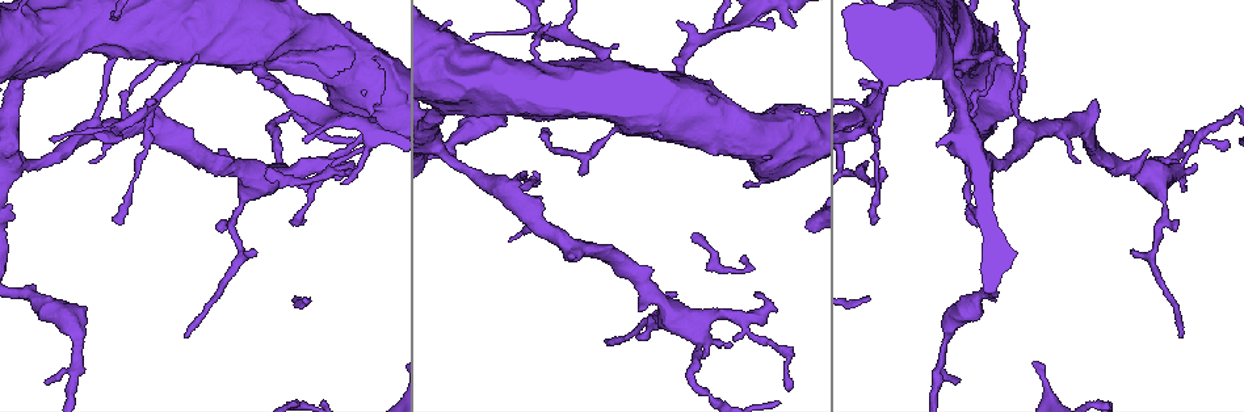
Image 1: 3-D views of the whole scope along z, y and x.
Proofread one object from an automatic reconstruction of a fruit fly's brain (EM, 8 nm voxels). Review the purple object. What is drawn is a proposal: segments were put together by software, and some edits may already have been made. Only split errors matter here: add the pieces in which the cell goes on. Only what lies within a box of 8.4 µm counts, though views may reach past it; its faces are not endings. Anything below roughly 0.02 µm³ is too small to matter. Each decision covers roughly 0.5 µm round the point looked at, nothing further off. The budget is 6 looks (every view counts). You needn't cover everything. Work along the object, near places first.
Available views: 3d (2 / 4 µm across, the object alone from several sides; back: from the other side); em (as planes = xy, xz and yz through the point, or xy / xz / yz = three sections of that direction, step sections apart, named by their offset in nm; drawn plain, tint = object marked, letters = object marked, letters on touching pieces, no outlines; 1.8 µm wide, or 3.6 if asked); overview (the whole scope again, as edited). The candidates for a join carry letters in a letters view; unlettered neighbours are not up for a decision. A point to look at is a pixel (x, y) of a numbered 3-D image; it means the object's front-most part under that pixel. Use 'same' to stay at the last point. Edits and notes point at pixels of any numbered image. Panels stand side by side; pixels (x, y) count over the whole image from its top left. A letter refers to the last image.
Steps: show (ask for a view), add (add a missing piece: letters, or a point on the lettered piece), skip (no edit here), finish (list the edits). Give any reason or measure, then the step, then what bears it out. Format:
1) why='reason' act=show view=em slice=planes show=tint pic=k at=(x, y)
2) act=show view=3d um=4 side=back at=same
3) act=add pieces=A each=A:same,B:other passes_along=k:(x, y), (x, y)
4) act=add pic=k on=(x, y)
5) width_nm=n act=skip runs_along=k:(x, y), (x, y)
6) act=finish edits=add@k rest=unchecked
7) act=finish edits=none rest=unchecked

why='thin end' act=show view=em slice=xz step=8 show=letters pic=1 at=(218, 229)

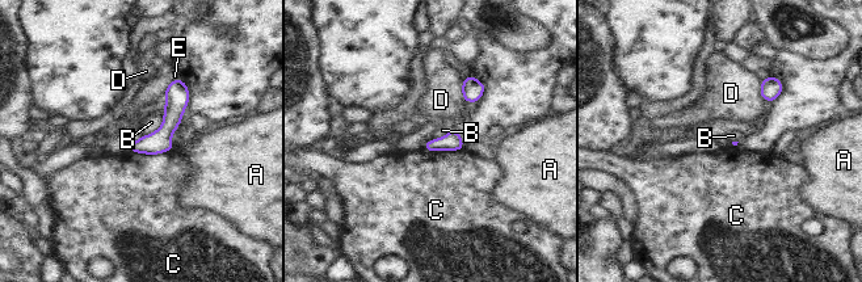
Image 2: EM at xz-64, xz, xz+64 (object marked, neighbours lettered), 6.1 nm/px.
act=skip each=A:other,B:other,C:other,D:other,E:other found='no lettered piece goes on from it'

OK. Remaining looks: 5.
why='an open end' act=show view=em slice=planes show=letters pic=1 at=(1185, 187)

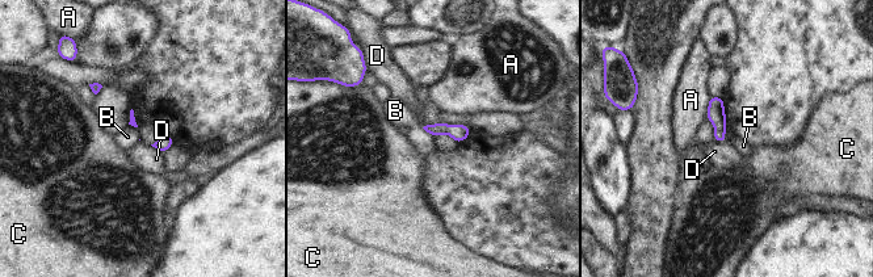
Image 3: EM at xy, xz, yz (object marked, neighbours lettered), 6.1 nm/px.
act=skip each=A:other,B:other,C:other,D:other border=3:(422, 127), (433, 137) found='no lettered piece goes on from it'

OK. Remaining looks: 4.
why='thin end' act=show view=3d um=4 pic=1 at=(510, 242)

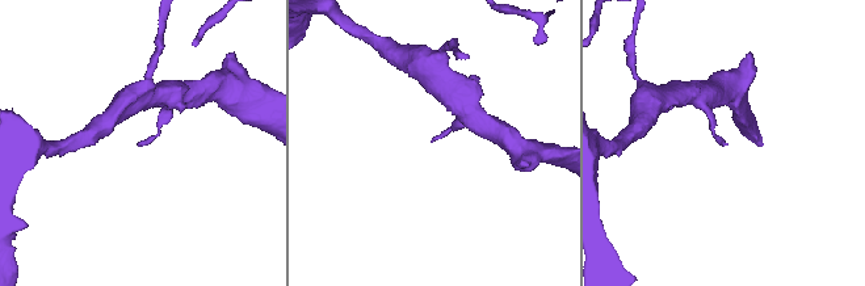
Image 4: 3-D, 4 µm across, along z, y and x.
why='need the tissue' act=show view=em slice=planes show=letters pic=4 at=(432, 140)

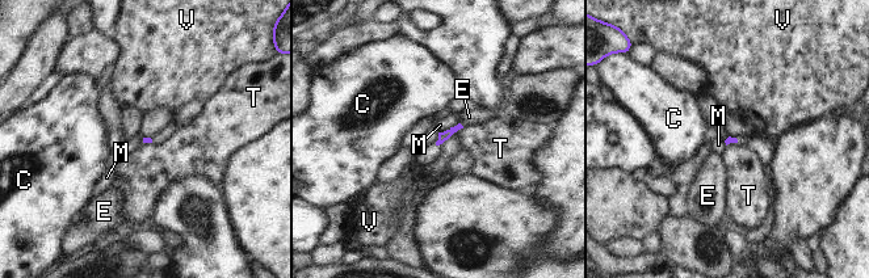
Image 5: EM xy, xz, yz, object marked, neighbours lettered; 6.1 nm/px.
act=skip each=C:other,E:other,M:other,T:other,V:other border=5:(464, 127), (452, 137) found='none of them fits'

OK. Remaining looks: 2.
act=finish edits=none rest=unchecked

